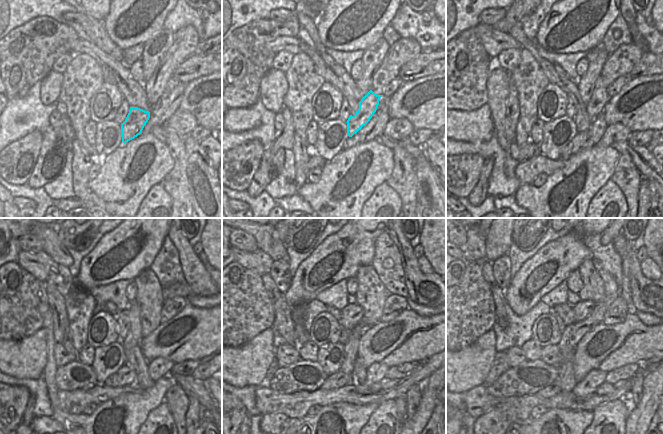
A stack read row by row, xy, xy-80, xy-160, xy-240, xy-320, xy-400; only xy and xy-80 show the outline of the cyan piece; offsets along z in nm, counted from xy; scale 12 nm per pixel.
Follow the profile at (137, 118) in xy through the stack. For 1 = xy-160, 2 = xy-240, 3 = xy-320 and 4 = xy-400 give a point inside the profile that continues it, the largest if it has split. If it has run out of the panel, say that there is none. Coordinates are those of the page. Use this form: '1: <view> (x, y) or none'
1: xy-160 (595, 106)
2: xy-240 (149, 297)
3: xy-320 (371, 295)
4: xy-400 (593, 289)

